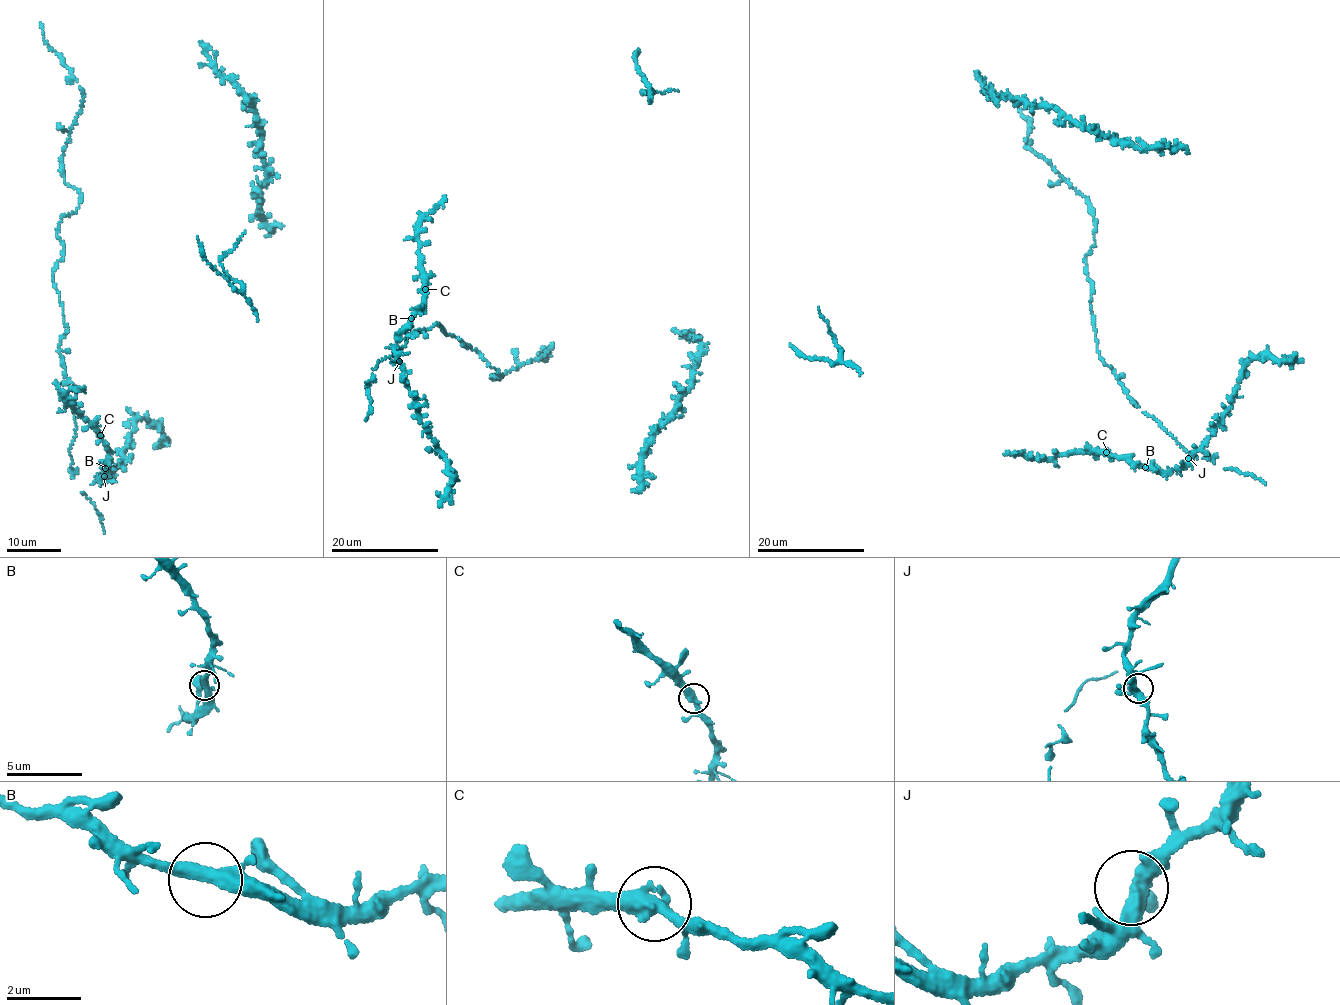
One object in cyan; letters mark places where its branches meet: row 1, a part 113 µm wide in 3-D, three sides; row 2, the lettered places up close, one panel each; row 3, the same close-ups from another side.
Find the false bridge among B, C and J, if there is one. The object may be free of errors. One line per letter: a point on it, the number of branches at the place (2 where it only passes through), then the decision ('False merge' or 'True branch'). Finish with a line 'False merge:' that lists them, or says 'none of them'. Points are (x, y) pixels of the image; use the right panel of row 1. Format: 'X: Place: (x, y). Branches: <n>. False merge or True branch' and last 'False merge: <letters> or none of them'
B: Place: (1145, 467). Branches: 3. True branch
C: Place: (1106, 452). Branches: 3. True branch
J: Place: (1188, 458). Branches: 3. True branch
False merge: none of them

